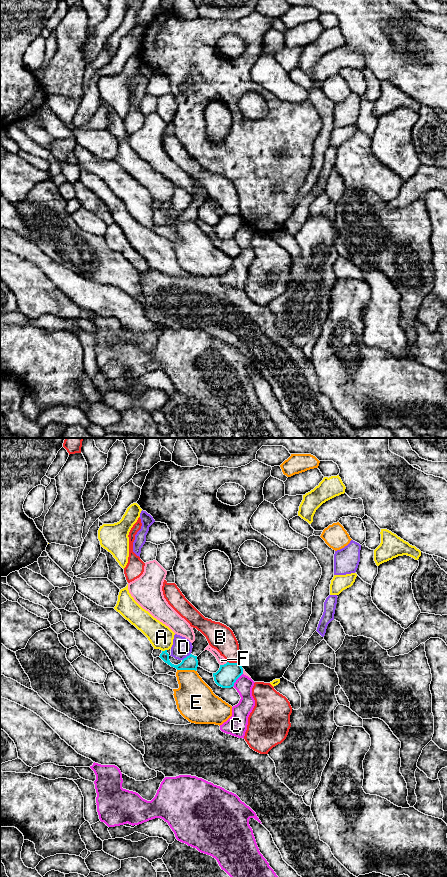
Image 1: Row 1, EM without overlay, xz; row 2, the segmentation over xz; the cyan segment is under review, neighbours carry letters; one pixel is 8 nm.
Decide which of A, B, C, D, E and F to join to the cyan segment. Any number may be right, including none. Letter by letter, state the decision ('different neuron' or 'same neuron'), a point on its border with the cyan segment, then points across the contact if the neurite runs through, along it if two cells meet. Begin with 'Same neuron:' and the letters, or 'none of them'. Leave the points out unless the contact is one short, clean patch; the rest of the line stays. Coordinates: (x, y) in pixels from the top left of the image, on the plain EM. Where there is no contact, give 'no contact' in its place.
Same neuron: none of them
A: different neuron; meets cyan in xz at (165, 202)
B: different neuron; meets cyan in xz at (233, 215)
C: different neuron; meets cyan in xz at (236, 231)
D: different neuron; meets cyan in xz at (187, 208)
E: different neuron; meets cyan in xz at (186, 221)
F: different neuron; meets cyan in xz at (224, 216); border along xz (227, 214), (220, 217)

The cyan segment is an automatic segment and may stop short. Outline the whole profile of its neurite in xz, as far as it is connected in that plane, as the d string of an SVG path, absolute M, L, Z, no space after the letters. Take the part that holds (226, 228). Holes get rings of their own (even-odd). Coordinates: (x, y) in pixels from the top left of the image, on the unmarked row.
M227 214L220 217L219 222L213 225L215 235L222 240L231 240L236 232L243 226L243 220L238 215Z

